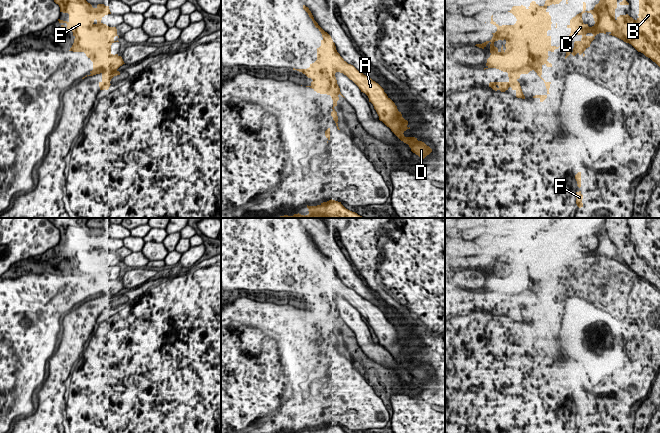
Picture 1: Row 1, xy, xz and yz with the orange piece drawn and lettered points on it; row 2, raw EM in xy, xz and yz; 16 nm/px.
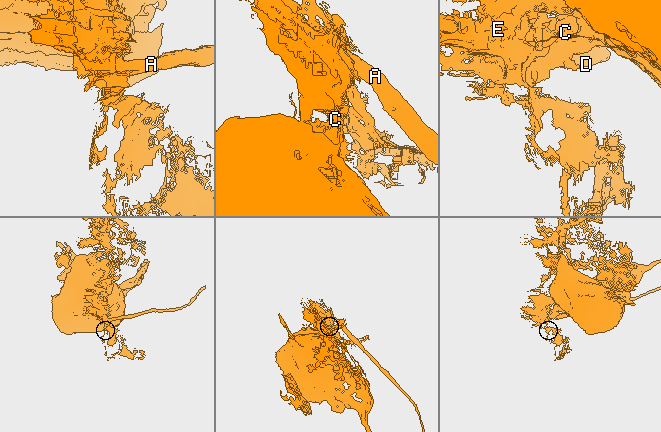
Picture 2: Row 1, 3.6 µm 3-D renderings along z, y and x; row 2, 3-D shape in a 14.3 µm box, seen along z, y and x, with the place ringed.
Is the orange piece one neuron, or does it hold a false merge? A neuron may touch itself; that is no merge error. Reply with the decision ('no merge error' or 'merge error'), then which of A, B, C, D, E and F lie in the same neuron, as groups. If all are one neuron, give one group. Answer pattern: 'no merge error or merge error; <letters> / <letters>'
merge error; A D / B C E F

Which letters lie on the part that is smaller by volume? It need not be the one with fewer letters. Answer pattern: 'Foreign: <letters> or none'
Foreign: A, D

